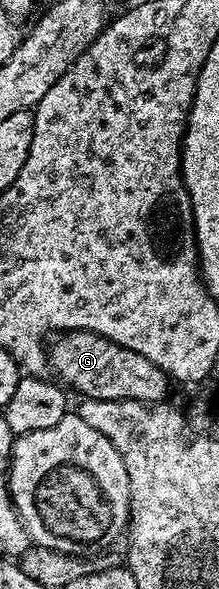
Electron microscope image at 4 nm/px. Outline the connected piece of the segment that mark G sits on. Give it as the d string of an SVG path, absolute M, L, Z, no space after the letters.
M71 331L60 336L57 344L50 346L47 359L53 367L74 387L82 391L81 395L88 399L110 399L111 401L136 401L161 405L169 395L171 380L169 374L159 365L147 361L139 353L121 347L94 331Z

